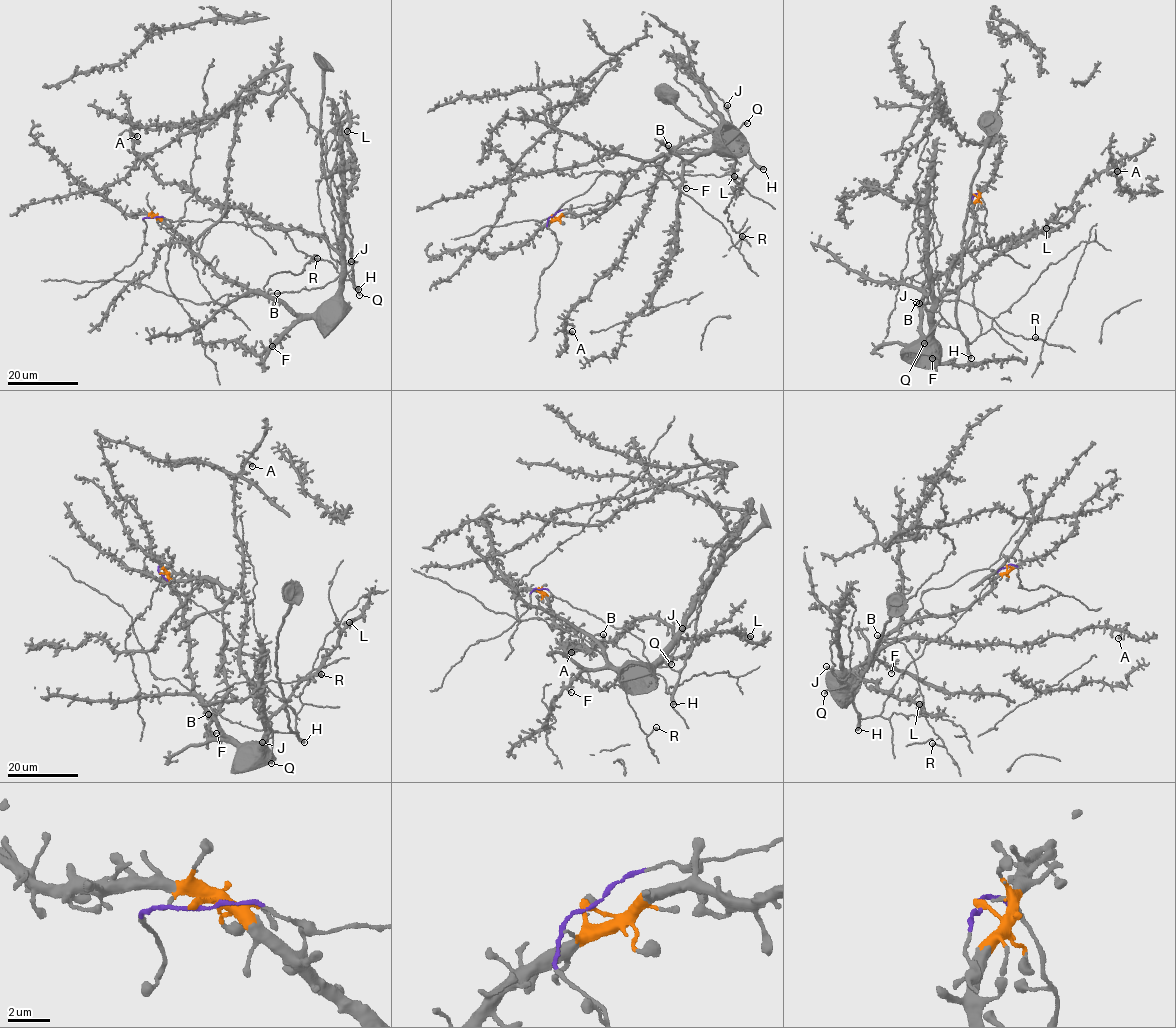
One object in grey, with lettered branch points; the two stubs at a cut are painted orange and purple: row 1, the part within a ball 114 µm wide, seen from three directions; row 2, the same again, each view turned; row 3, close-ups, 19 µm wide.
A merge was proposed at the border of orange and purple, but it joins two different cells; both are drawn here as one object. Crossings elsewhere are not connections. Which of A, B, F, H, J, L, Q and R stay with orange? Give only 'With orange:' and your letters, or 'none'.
With orange: A, F, L

